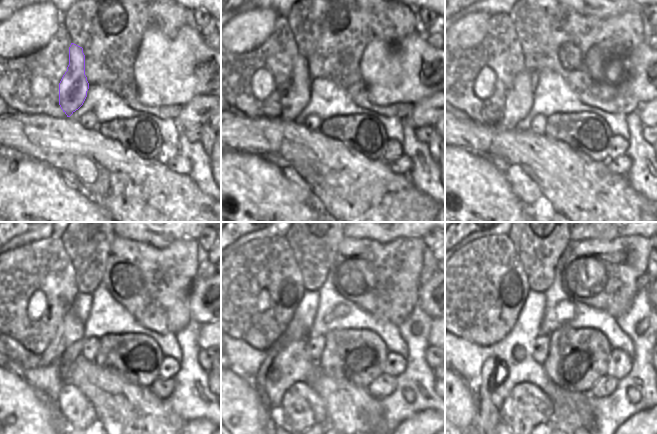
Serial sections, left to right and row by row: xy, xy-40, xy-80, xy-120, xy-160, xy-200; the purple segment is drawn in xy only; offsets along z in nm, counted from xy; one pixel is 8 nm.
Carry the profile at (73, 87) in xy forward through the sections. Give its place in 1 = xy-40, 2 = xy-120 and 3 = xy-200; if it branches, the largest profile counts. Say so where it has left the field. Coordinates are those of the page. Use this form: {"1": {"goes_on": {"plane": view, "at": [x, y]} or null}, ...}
{"1": {"goes_on": {"plane": "xy-40", "at": [296, 92]}}, "2": {"goes_on": {"plane": "xy-120", "at": [71, 329]}}, "3": {"goes_on": {"plane": "xy-200", "at": [489, 416]}}}

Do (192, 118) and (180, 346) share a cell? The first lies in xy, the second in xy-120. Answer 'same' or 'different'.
different

